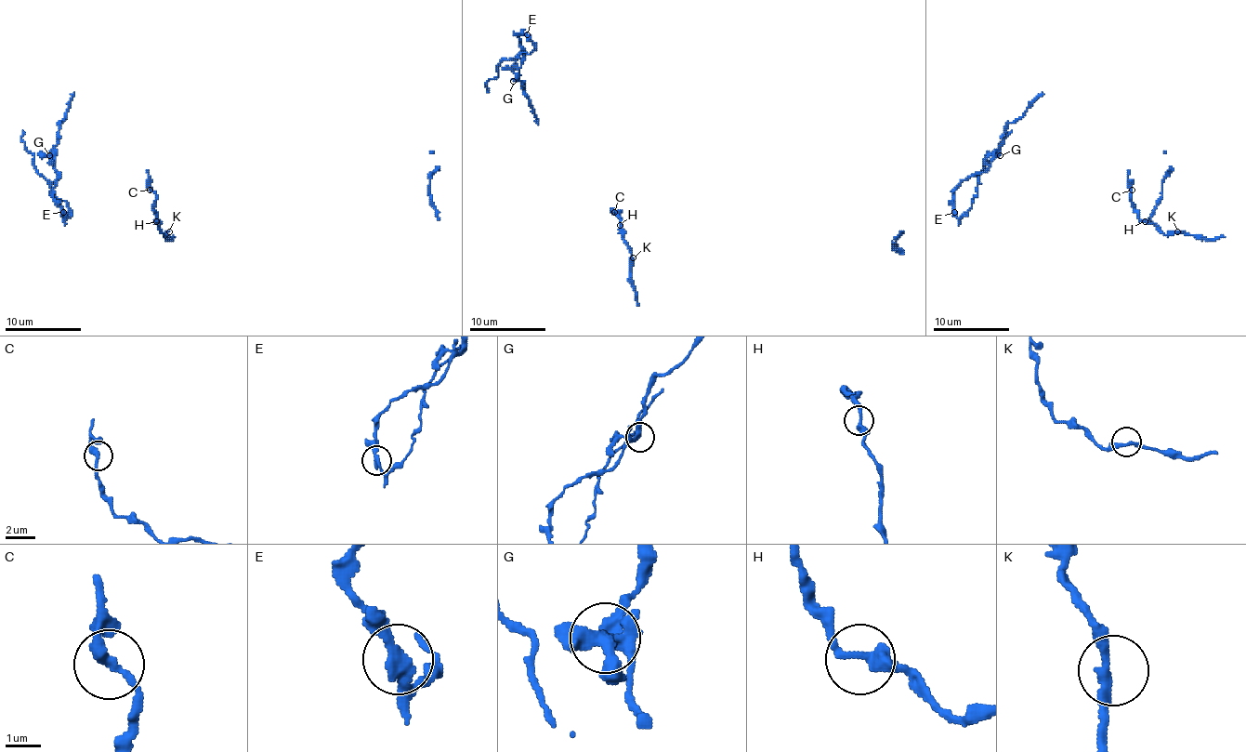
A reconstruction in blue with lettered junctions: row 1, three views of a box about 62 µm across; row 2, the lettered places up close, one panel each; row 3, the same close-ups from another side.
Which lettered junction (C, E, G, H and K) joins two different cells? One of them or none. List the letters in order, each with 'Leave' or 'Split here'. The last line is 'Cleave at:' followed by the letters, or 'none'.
C: Leave
E: Split here
G: Leave
H: Leave
K: Leave
Cleave at: E

